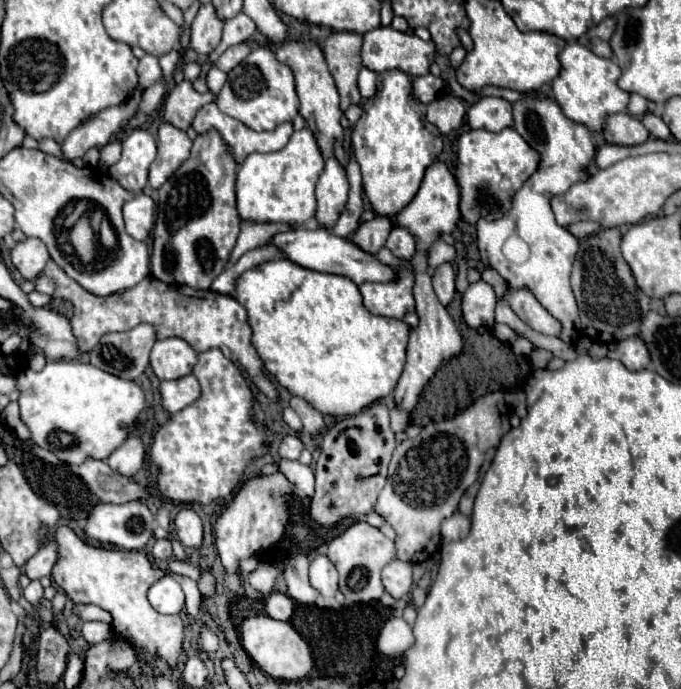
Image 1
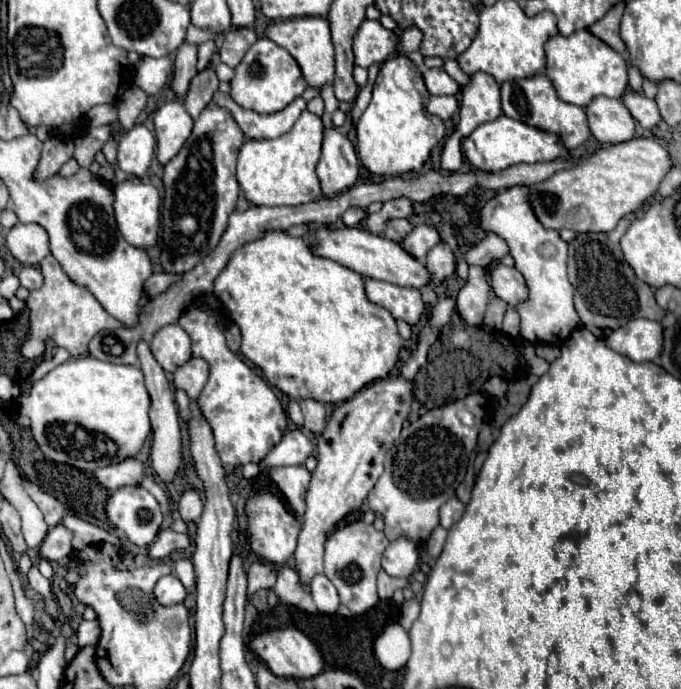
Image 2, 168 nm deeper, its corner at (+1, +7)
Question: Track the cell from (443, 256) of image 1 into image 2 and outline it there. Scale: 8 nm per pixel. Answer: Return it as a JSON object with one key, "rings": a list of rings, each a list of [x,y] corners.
{"rings":[[[420,224],[420,226],[414,226],[410,230],[410,234],[404,238],[404,250],[410,252],[420,262],[424,262],[428,250],[432,246],[436,246],[438,242],[440,242],[440,236],[438,236],[436,228],[426,226],[426,224]]]}

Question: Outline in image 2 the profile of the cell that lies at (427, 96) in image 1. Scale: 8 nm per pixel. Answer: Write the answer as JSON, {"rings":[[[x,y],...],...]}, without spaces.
{"rings":[[[430,68],[424,72],[424,82],[430,94],[456,94],[460,86],[442,68]]]}

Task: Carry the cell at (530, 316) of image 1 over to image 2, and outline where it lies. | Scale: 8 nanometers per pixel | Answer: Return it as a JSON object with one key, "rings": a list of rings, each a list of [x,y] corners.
{"rings":[[[492,260],[488,270],[490,270],[490,284],[494,288],[494,294],[500,300],[508,302],[510,306],[516,306],[518,302],[522,302],[528,296],[524,276],[518,270],[508,268],[508,266],[500,264],[498,260]]]}

